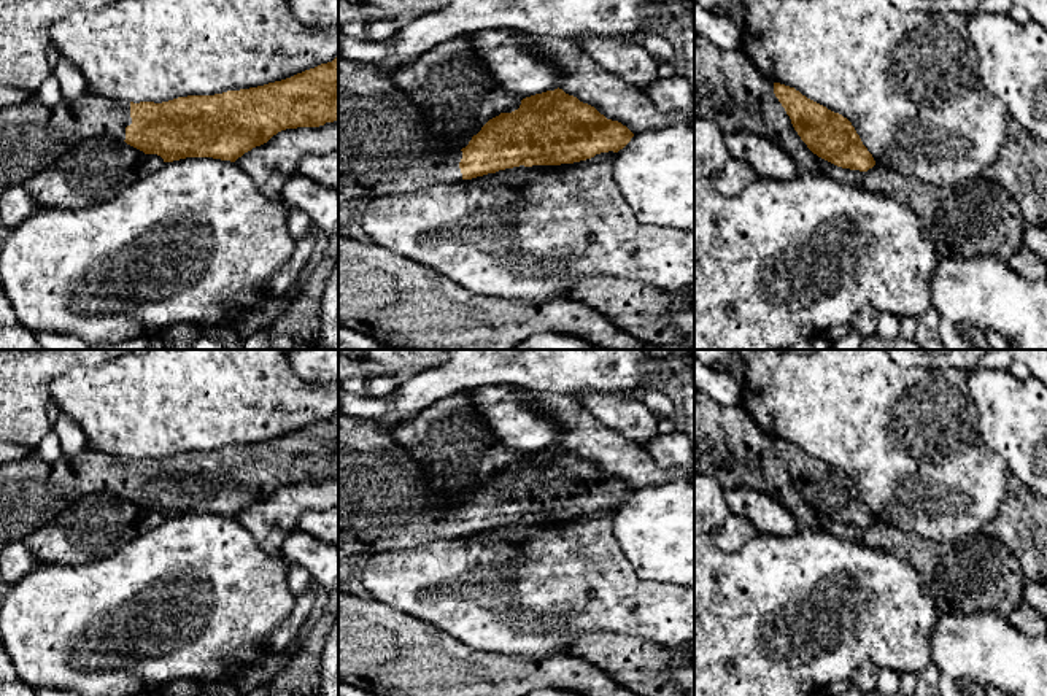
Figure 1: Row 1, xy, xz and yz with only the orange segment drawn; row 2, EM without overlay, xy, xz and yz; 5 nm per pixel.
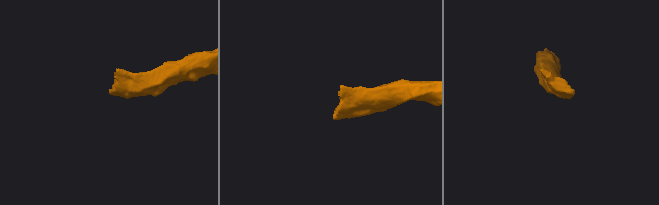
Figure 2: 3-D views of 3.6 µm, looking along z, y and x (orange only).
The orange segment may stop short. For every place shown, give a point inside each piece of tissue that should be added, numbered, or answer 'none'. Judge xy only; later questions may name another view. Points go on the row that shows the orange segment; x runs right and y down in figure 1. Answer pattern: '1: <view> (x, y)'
1: xy (32, 137)

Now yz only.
none

